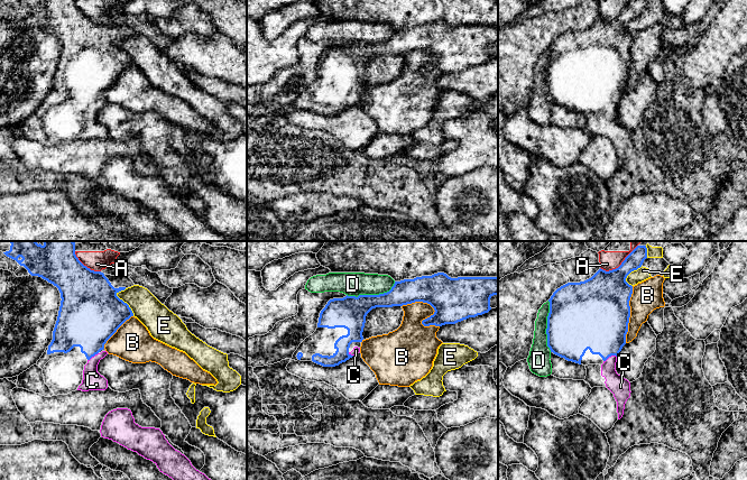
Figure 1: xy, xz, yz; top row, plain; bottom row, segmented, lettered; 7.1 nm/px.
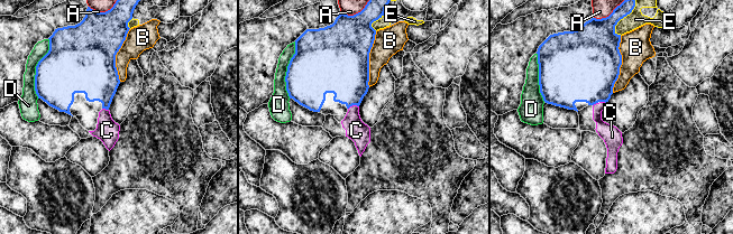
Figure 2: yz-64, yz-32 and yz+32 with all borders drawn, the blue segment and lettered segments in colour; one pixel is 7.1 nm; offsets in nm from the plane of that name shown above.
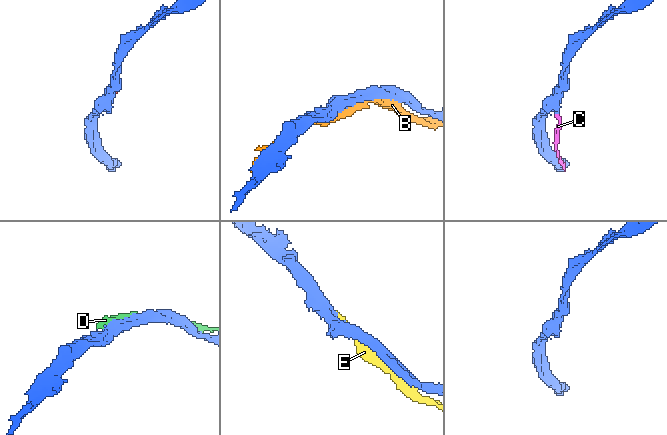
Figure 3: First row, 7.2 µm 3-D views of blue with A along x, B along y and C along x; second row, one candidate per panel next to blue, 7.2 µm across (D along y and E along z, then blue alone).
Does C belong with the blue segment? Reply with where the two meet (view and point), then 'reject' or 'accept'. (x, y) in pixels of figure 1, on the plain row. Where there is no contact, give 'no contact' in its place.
contact yz (609, 104); accept

